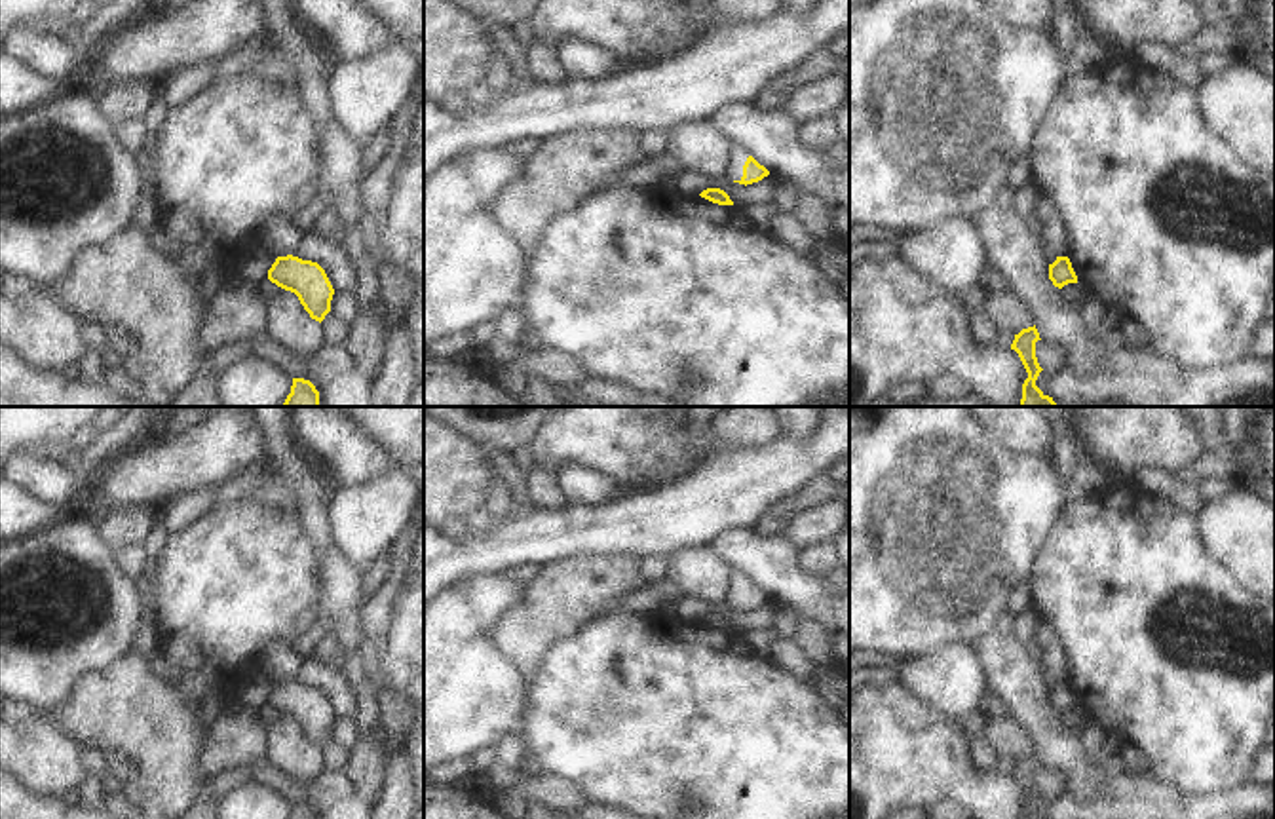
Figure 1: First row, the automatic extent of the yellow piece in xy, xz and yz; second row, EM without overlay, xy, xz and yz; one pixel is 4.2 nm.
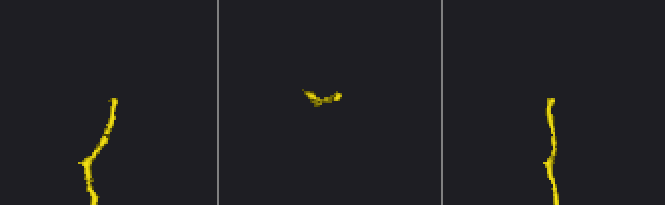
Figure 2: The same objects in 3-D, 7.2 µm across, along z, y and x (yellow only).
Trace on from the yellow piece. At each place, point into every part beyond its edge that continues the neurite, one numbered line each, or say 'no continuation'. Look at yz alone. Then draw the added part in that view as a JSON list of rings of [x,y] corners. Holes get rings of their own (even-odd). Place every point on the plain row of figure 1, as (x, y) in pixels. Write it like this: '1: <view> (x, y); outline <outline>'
no continuation

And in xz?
1: xz (736, 582); outline [[[733,572],[730,578],[728,578],[728,591],[726,591],[726,600],[732,604],[732,606],[741,606],[743,602],[743,591],[747,587],[747,583],[752,581],[749,576],[741,574],[741,572]]]

